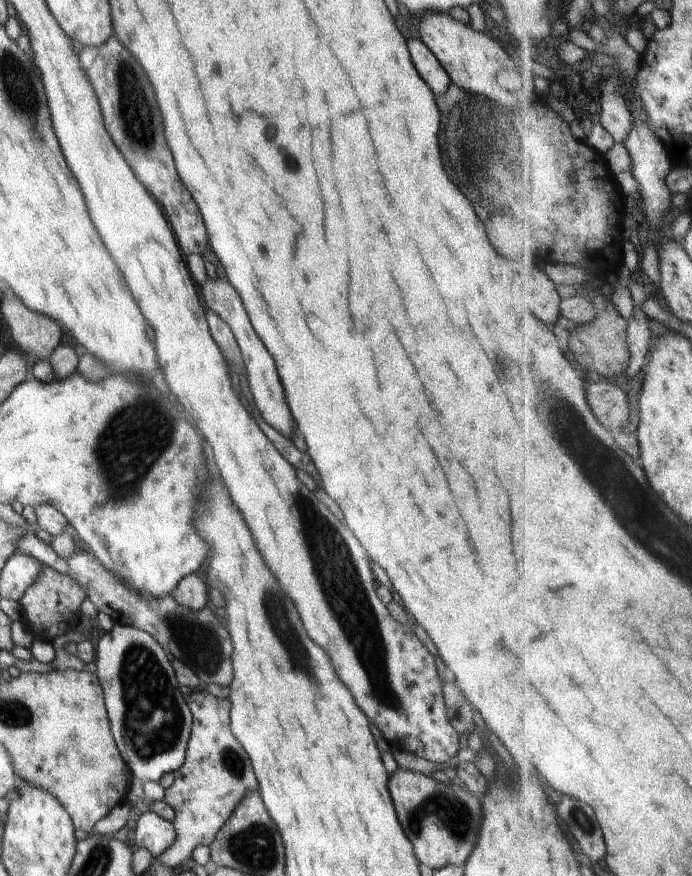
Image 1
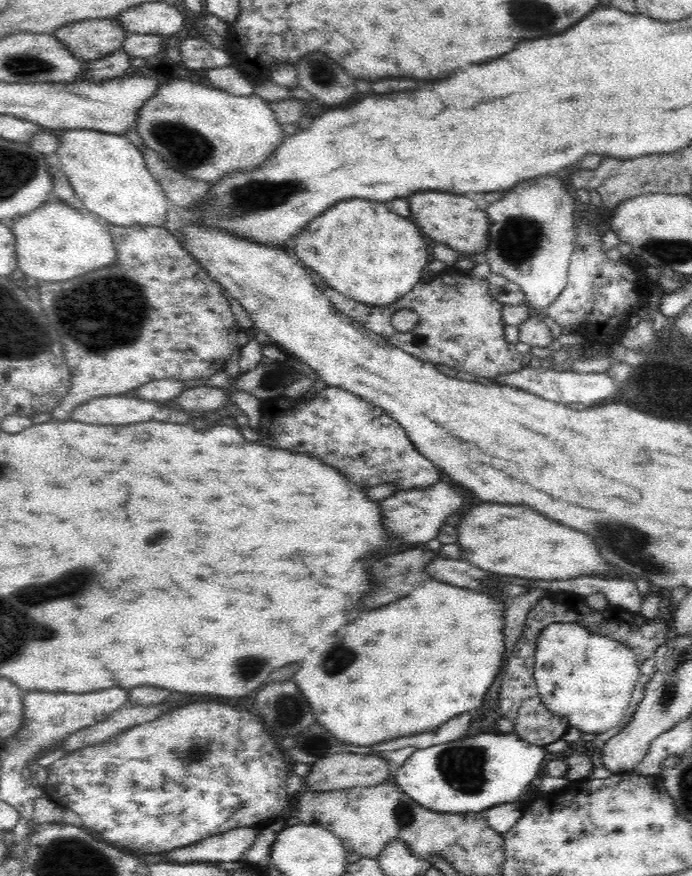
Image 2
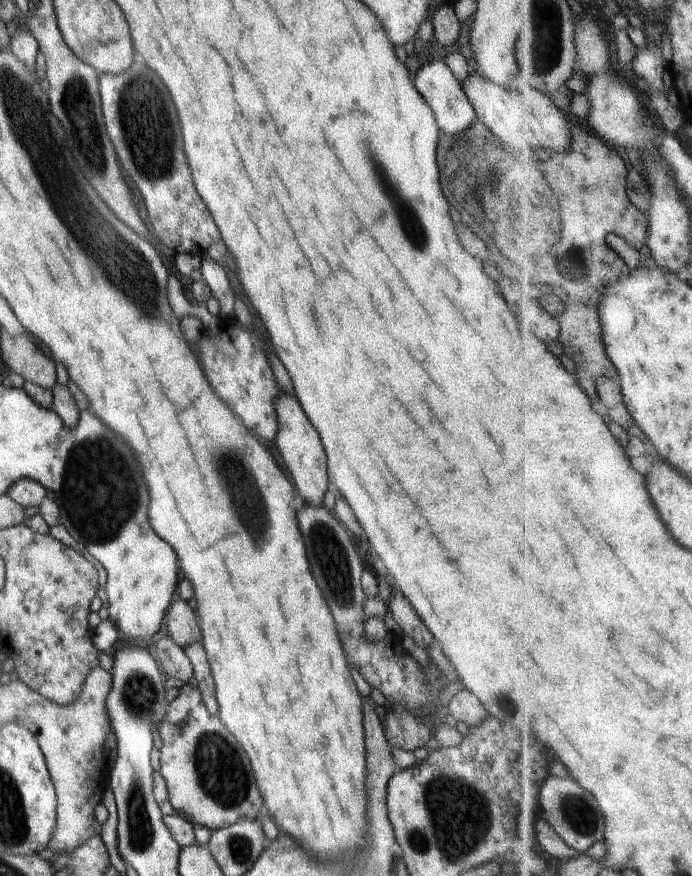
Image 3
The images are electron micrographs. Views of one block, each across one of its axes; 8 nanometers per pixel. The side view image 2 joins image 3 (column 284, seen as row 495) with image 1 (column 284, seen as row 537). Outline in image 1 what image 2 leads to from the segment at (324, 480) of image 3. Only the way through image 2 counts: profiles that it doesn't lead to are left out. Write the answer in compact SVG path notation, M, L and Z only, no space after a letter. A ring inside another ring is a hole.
M208 278L204 284L198 287L198 291L204 296L204 302L206 302L208 308L212 310L218 318L222 318L228 328L232 330L232 334L236 339L236 342L242 352L244 358L244 368L246 368L246 374L248 384L250 387L250 394L252 394L252 400L256 403L262 418L275 428L282 436L291 439L296 432L296 426L294 426L294 418L286 406L286 396L284 396L284 390L282 390L282 384L280 384L280 378L276 374L276 366L274 366L274 360L270 356L270 352L264 348L262 340L256 336L248 316L246 316L246 310L236 294L236 290L228 284L228 282L222 282L220 278Z

